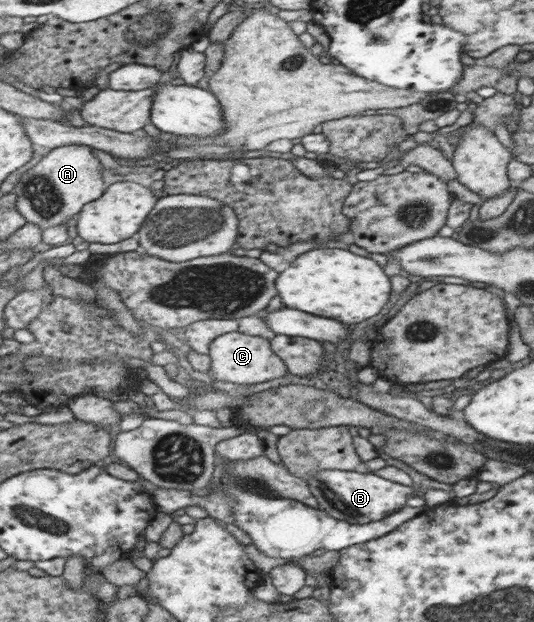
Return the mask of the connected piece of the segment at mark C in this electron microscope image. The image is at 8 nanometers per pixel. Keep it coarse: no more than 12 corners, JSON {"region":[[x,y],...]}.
{"region":[[238,331],[209,345],[208,377],[250,385],[282,377],[269,341]]}

